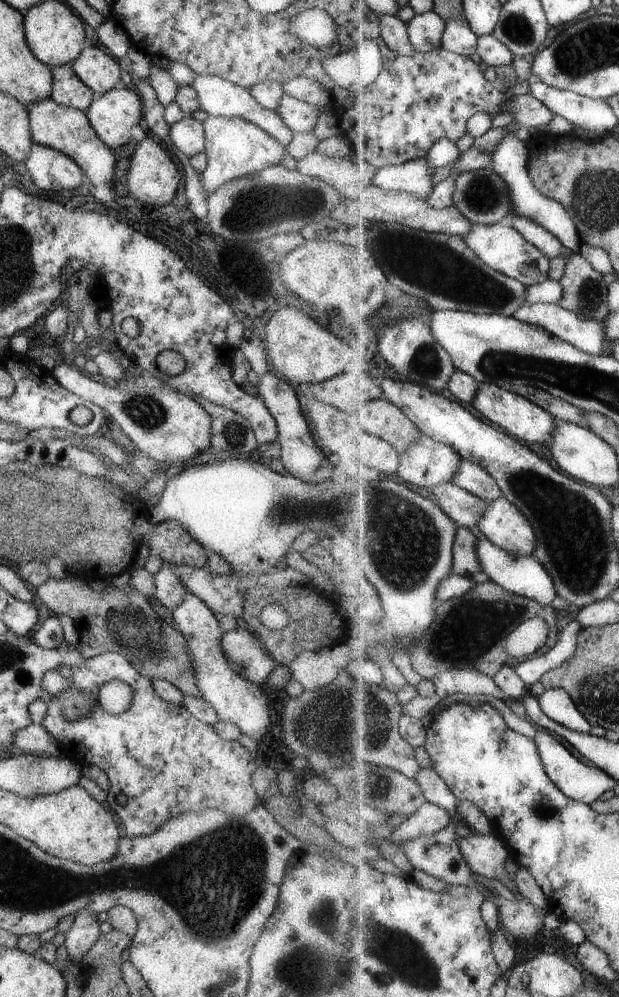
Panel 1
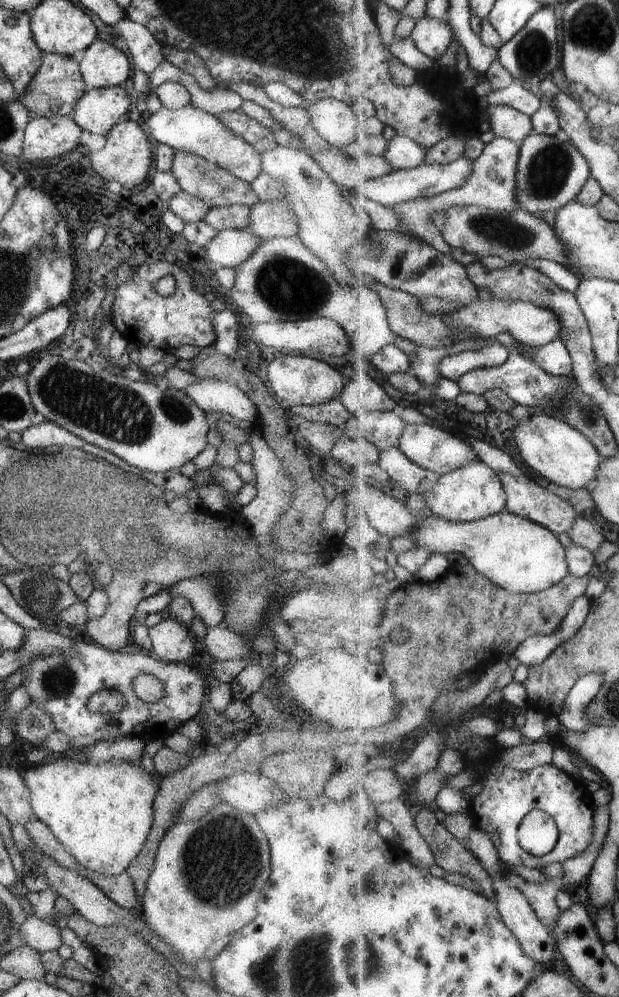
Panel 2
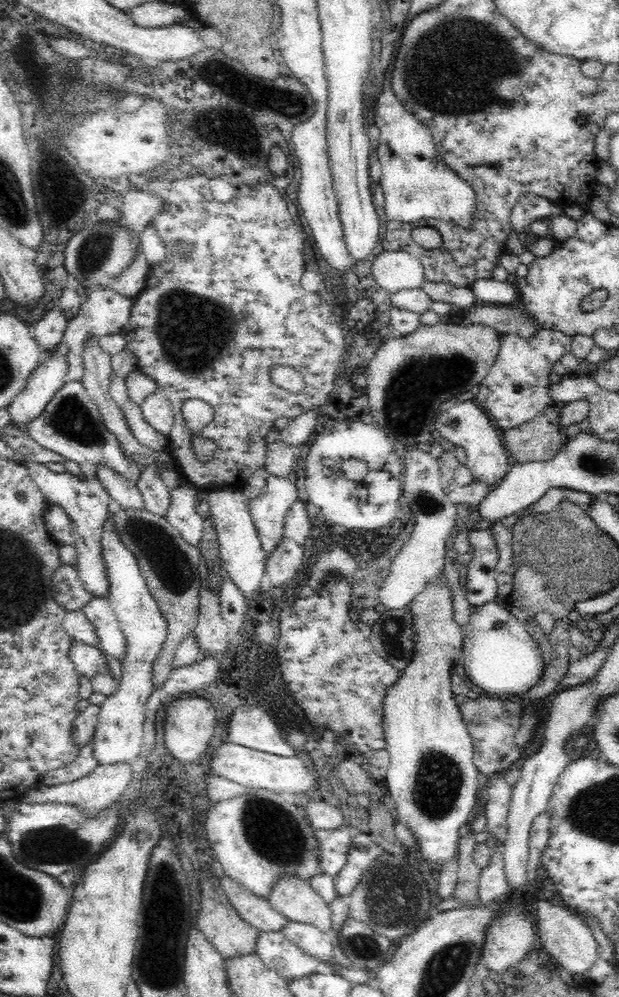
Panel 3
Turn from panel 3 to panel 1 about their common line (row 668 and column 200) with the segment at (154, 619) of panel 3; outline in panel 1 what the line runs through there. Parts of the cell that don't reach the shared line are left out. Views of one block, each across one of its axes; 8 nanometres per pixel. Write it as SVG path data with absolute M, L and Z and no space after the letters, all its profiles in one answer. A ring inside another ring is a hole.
M180 116L177 121L169 125L172 143L184 155L190 157L204 152L204 128L201 121L189 116Z

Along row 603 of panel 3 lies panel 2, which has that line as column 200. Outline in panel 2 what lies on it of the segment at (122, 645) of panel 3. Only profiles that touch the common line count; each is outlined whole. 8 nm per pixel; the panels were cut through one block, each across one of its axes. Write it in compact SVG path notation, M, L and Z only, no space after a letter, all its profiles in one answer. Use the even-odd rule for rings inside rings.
M161 60L148 74L148 80L151 83L157 83L160 79L181 84L189 92L189 98L191 98L189 106L212 115L219 114L219 112L233 112L240 108L243 101L236 92L229 88L218 89L215 86L207 90L200 88L193 76L165 60Z

